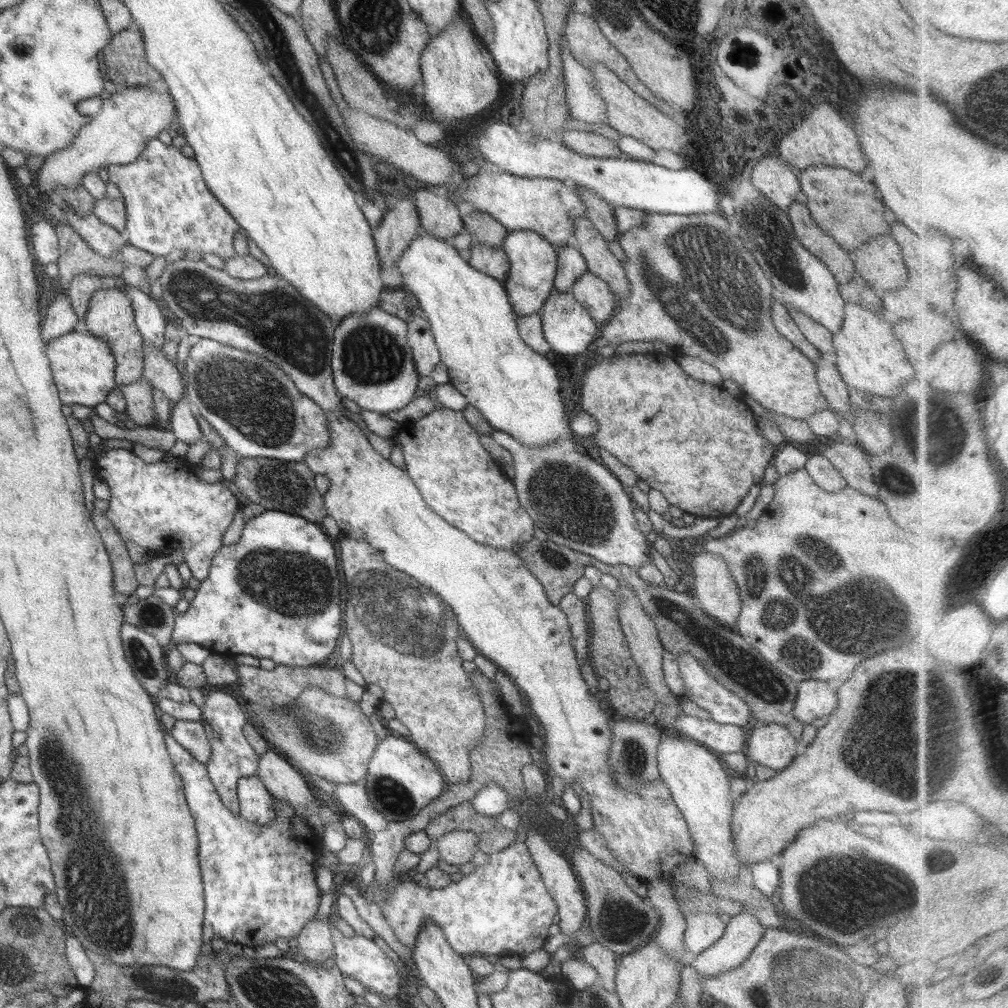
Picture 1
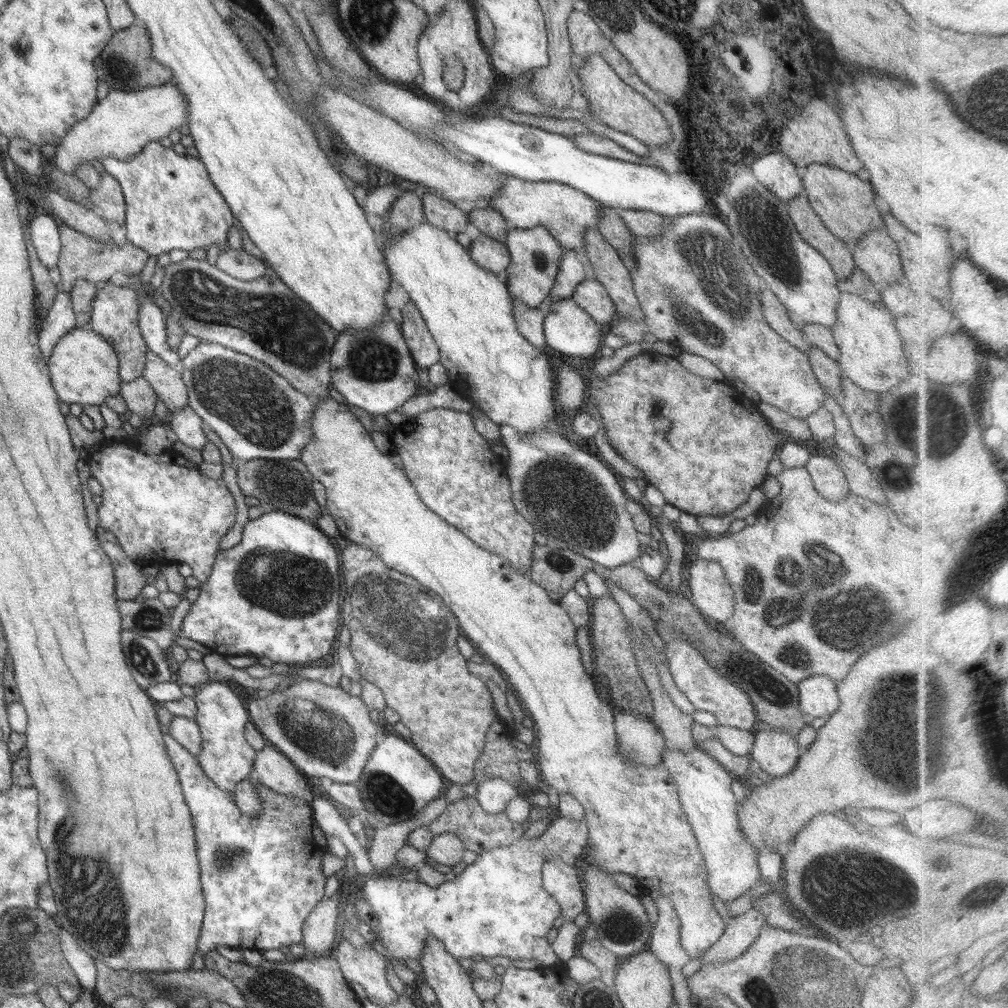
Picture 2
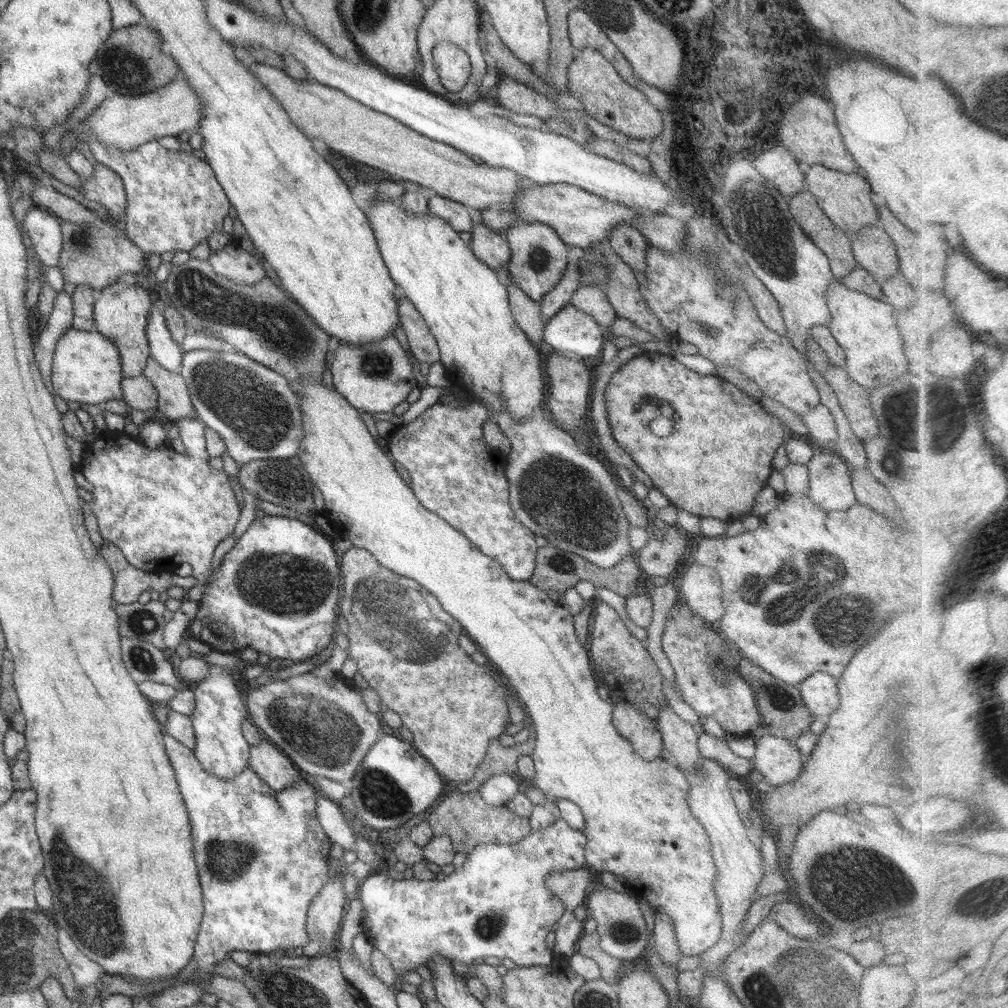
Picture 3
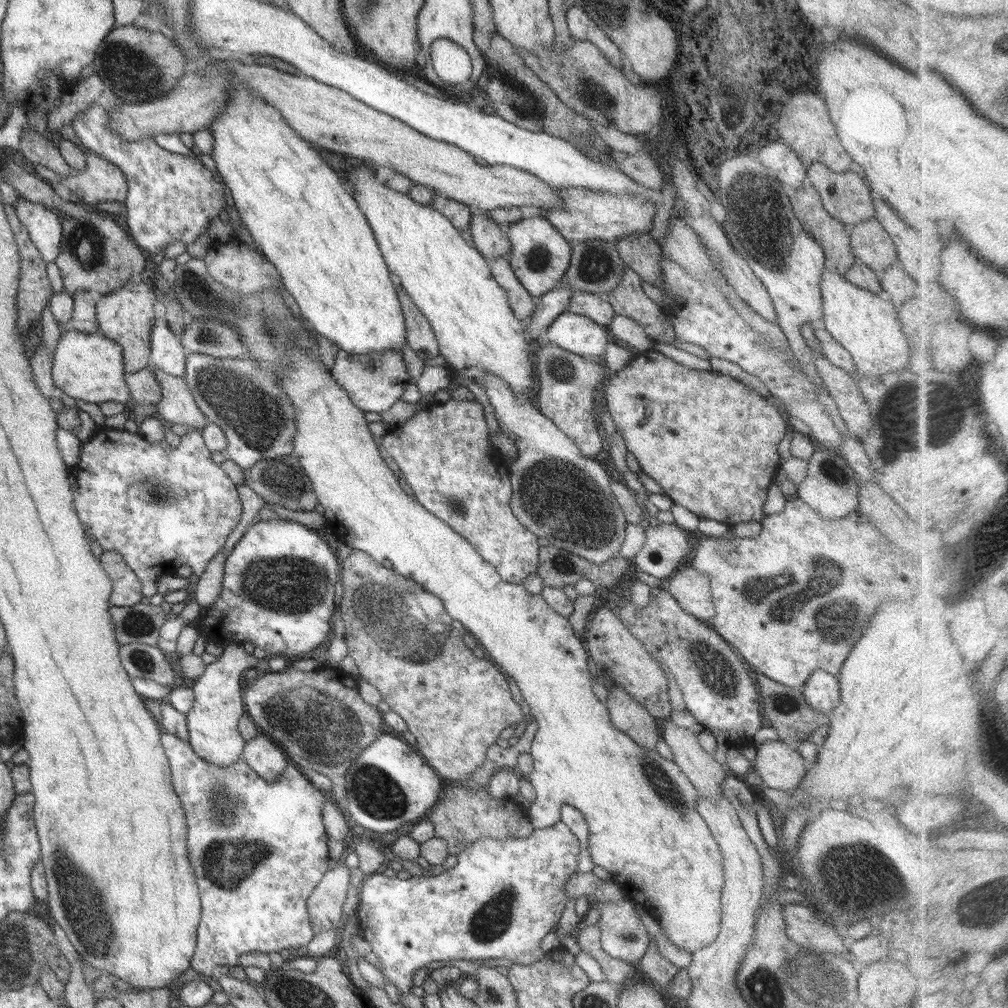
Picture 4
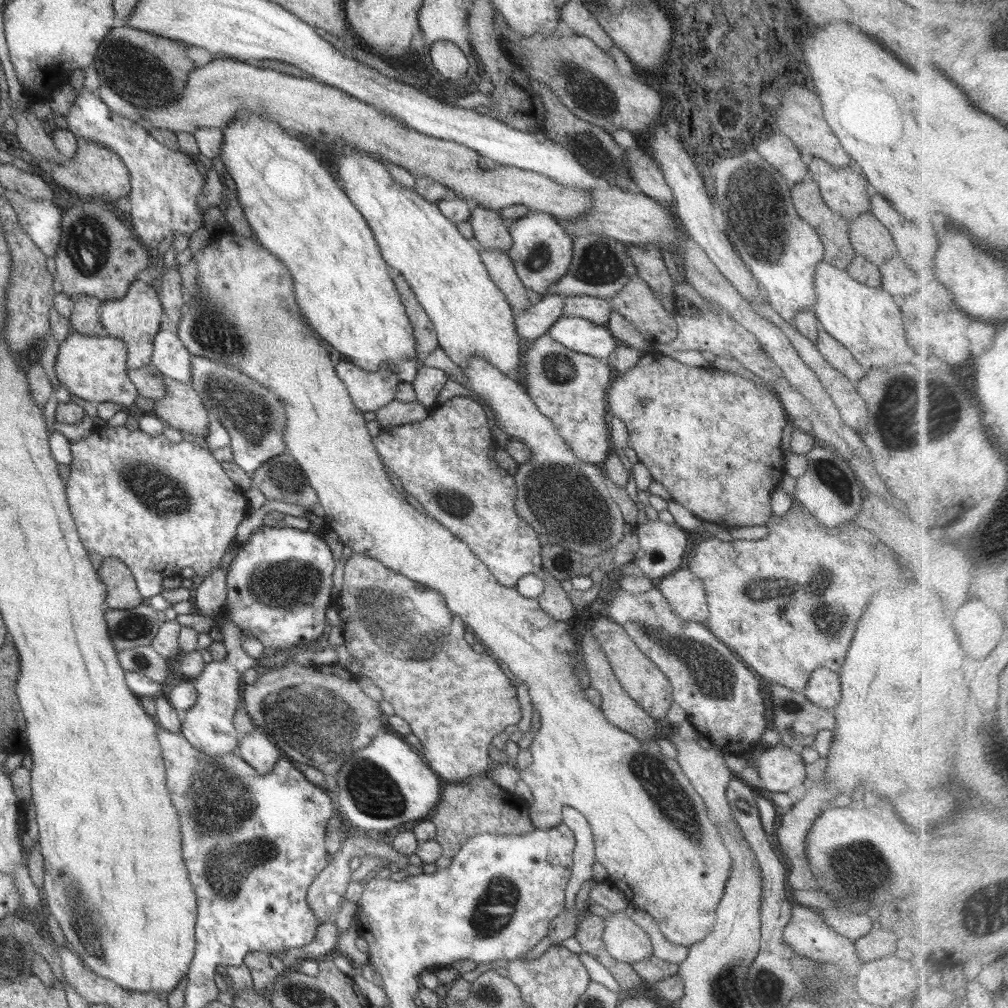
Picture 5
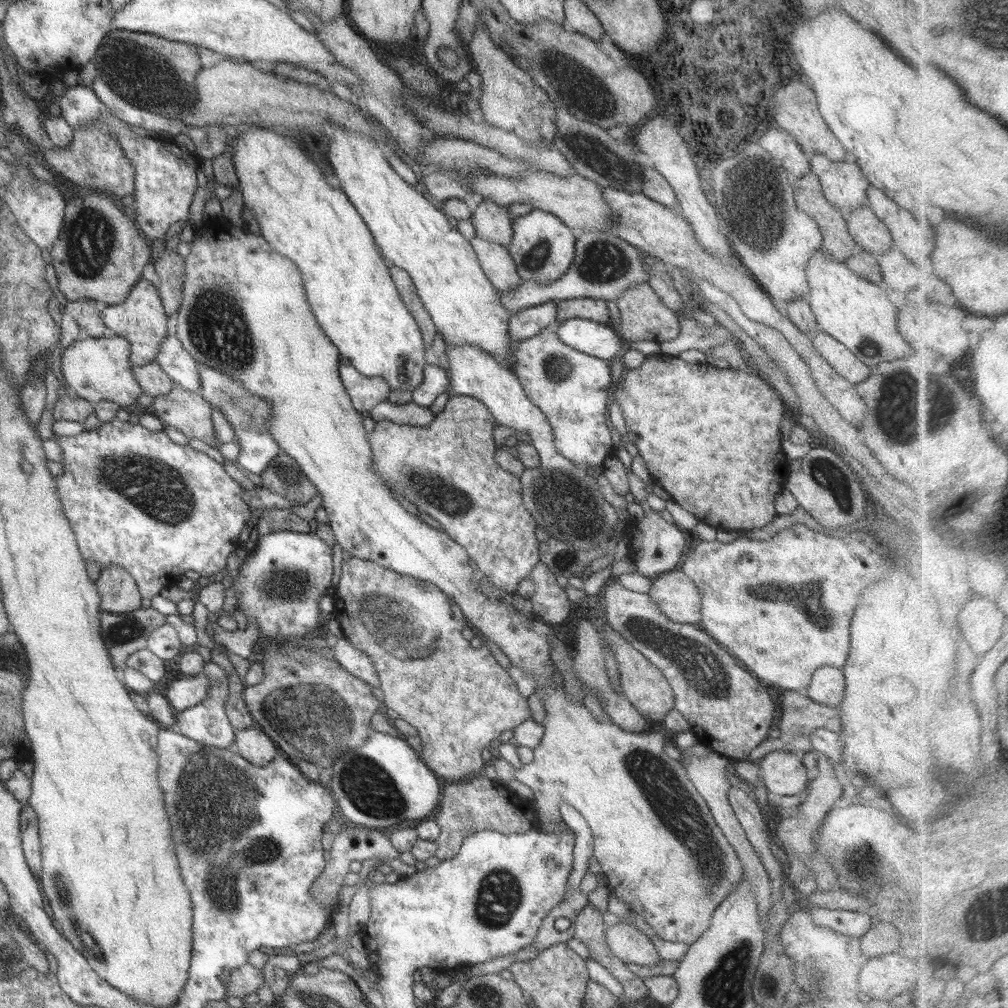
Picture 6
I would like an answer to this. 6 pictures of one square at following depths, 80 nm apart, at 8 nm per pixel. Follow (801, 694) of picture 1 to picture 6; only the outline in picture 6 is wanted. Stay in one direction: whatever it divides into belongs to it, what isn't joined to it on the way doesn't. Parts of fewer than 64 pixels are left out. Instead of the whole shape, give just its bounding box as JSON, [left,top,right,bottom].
[803,667,845,707]

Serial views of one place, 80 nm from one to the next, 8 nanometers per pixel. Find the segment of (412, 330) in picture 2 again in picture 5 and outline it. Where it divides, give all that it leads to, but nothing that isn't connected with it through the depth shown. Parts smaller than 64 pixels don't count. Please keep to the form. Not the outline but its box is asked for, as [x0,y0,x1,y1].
[394,272,439,357]

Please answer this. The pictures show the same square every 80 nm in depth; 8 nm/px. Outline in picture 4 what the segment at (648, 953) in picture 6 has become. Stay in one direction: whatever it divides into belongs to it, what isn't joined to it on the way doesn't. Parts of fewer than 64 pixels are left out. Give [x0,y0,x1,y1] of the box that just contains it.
[590,897,650,964]

